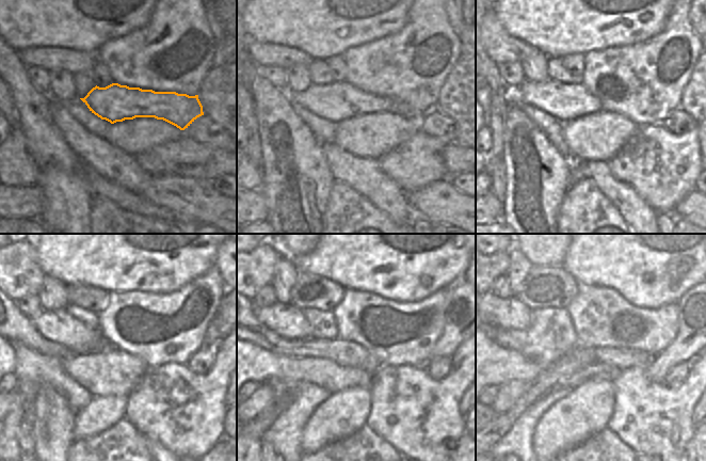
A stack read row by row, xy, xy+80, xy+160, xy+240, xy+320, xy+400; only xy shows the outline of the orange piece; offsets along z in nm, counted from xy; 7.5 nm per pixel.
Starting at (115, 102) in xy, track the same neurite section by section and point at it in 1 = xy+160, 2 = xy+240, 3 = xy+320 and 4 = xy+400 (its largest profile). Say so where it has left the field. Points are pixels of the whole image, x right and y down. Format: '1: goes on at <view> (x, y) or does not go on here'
1: goes on at xy+160 (564, 101)
2: goes on at xy+240 (59, 327)
3: goes on at xy+320 (286, 320)
4: goes on at xy+400 (510, 313)

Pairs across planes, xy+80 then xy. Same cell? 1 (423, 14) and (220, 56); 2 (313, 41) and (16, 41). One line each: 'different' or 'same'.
1: different
2: same

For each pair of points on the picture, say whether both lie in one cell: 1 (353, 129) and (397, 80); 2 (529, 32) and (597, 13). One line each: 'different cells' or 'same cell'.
1: different cells
2: same cell

